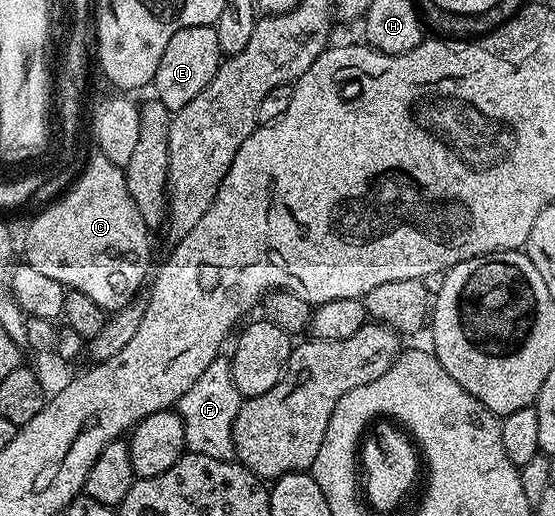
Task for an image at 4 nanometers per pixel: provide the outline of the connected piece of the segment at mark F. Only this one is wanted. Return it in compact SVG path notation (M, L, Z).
M220 355L208 365L207 370L192 383L192 387L178 400L176 411L185 427L187 450L194 454L211 456L212 459L230 461L234 456L234 423L243 397L232 377L231 363Z

